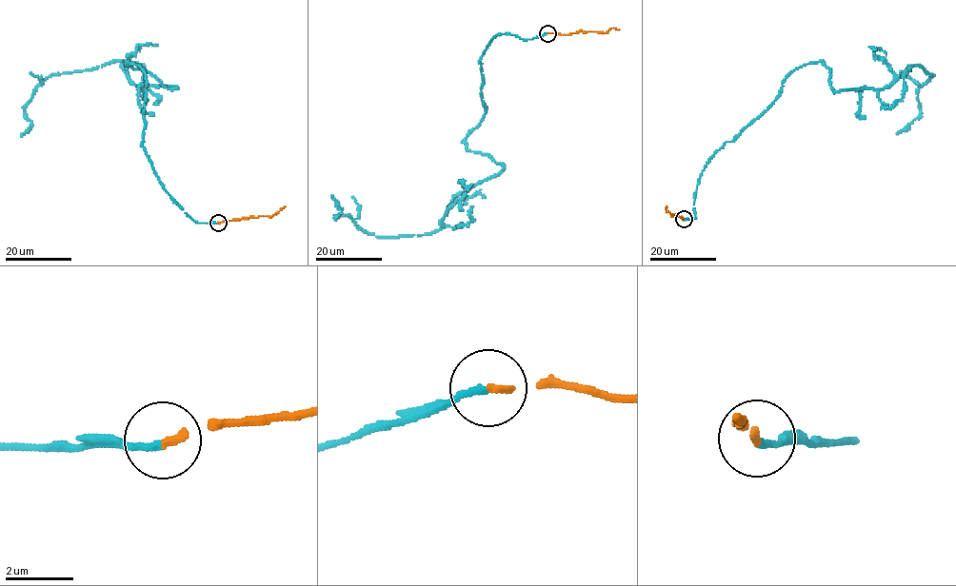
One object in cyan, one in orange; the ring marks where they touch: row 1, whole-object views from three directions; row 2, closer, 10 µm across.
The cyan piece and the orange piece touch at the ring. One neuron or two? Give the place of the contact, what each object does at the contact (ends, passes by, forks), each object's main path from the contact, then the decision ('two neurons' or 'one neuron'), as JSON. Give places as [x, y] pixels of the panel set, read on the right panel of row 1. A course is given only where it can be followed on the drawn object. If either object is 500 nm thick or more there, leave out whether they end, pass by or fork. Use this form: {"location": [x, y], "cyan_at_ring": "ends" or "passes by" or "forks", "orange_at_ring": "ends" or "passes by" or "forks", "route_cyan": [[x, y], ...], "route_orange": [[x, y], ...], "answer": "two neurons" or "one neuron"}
{"location": [684, 219], "cyan_at_ring": "ends", "orange_at_ring": "ends", "route_cyan": [[684, 219], [714, 153], [804, 65], [825, 64], [834, 91], [886, 87], [913, 66], [934, 74], [897, 133]], "route_orange": [[684, 219], [671, 215], [666, 210], [667, 205]], "answer": "one neuron"}

